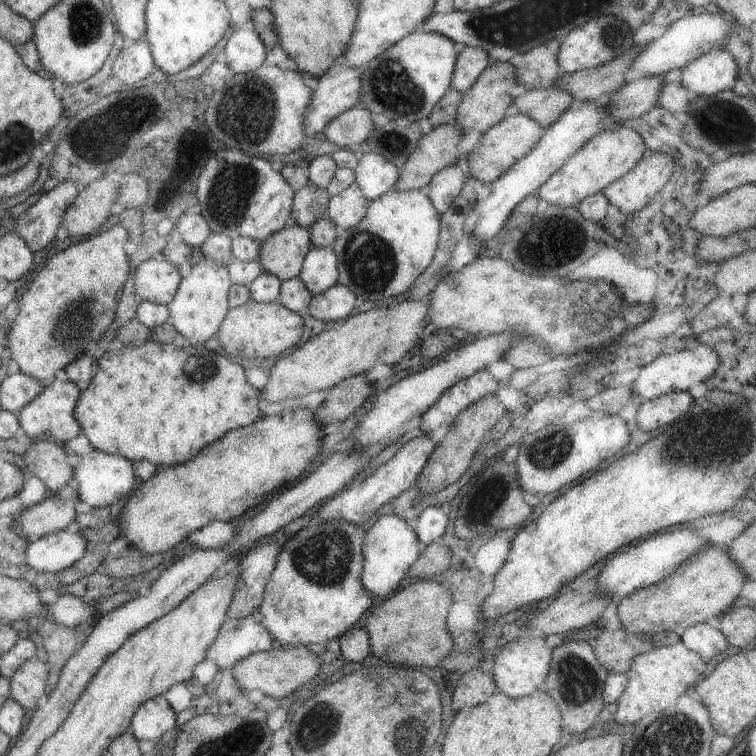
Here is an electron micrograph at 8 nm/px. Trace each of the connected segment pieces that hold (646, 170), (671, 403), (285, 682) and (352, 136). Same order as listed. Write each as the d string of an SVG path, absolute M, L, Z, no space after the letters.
M653 151L637 160L629 172L603 188L601 194L621 213L631 214L645 206L669 180L673 167L671 156Z
M673 391L657 398L643 400L636 408L635 424L643 432L667 426L677 420L685 410L689 410L693 401L694 398L691 398L687 391Z
M275 645L269 650L245 656L237 664L233 664L233 668L229 672L242 692L255 689L264 695L281 699L303 687L309 680L313 680L317 676L319 668L321 668L320 657L315 656L306 646Z
M355 105L330 120L321 134L325 135L329 142L343 148L351 148L352 144L361 145L373 132L374 124L370 119L370 113L367 108Z

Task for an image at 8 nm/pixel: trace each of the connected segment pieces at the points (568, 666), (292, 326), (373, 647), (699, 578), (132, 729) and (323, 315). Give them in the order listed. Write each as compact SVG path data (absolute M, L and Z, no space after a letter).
M581 639L564 640L551 649L549 672L539 686L548 694L560 712L563 733L580 733L595 723L597 714L604 706L601 692L608 672L597 662L591 643Z
M232 283L229 287L227 304L230 309L225 314L225 318L221 321L214 337L230 359L252 361L253 359L263 360L263 358L273 356L278 358L299 344L302 333L302 314L291 312L287 308L275 304L273 301L268 303L255 302L250 299L248 287L237 283Z
M429 579L413 580L381 603L374 604L364 615L362 628L353 626L338 636L339 654L346 662L361 662L373 654L392 665L415 669L435 667L453 648L445 626L447 610L452 602L452 593L441 584Z
M707 541L701 552L681 562L669 576L649 586L637 588L629 596L617 601L617 617L621 629L631 634L651 637L656 632L669 631L680 635L689 626L727 612L737 601L739 590L746 581L747 576L727 556L727 547L713 546Z
M161 694L150 698L135 710L127 731L137 740L158 742L160 736L174 727L175 719L176 713Z
M335 283L327 290L312 295L304 313L321 322L336 323L351 314L355 298L349 288Z

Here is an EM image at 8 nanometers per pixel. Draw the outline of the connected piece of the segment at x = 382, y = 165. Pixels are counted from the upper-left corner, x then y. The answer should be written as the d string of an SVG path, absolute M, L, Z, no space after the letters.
M373 152L363 153L353 172L354 182L368 201L385 194L399 178L396 166Z

